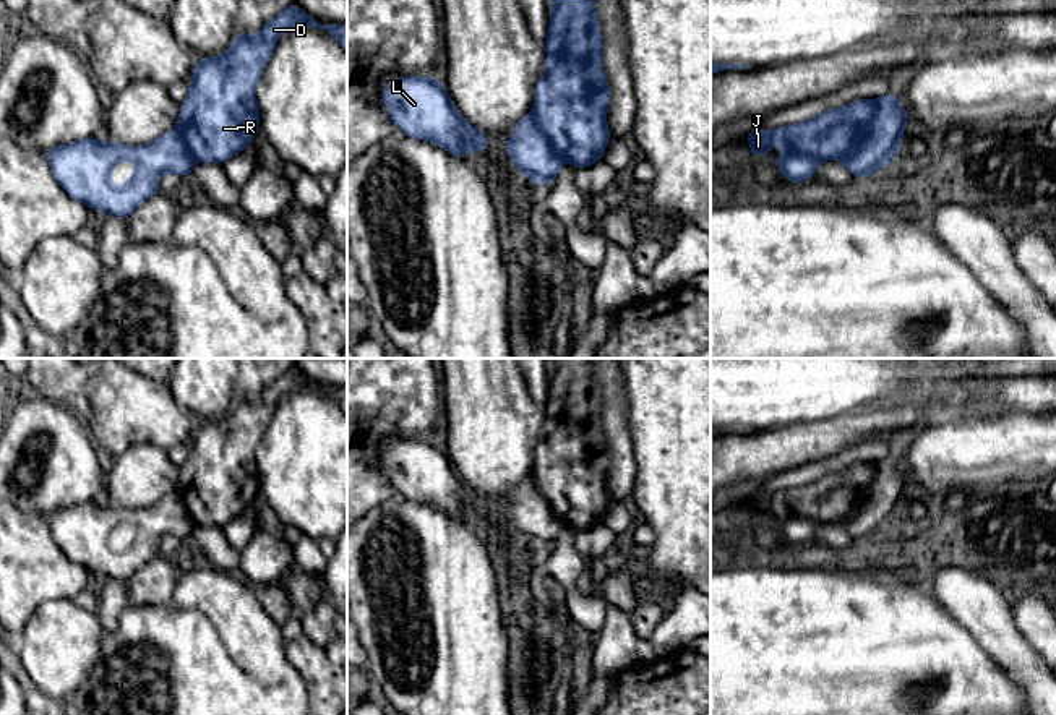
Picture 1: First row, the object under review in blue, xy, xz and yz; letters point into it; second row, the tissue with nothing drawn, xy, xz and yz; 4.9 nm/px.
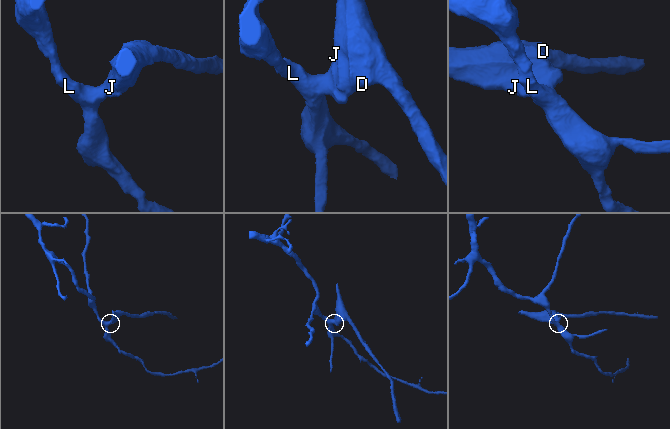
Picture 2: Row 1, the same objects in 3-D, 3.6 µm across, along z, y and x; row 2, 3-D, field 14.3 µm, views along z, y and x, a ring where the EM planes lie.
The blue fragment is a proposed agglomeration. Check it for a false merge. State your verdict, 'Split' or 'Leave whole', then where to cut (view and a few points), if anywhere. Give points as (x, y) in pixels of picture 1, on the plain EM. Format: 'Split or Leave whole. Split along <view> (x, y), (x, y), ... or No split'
Split. Split along yz (878, 464), (868, 492), (836, 521)

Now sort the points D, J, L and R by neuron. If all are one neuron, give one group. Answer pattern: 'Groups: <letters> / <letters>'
Groups: D J R / L

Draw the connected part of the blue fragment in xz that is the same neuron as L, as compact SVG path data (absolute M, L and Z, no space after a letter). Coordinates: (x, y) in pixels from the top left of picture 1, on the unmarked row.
M402 439L386 446L381 460L393 486L407 499L431 504L456 520L467 520L467 512L483 517L490 501L467 486L454 472L441 443Z

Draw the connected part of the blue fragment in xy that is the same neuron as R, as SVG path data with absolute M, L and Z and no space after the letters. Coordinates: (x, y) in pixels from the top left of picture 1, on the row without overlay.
M292 366L258 397L238 396L224 418L198 422L177 483L196 524L224 527L260 496L255 452L276 404L297 389L328 394L347 415L347 387L320 387Z

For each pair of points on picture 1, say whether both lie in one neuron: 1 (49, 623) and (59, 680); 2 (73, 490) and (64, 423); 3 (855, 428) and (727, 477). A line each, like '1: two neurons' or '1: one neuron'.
1: one neuron
2: one neuron
3: one neuron

